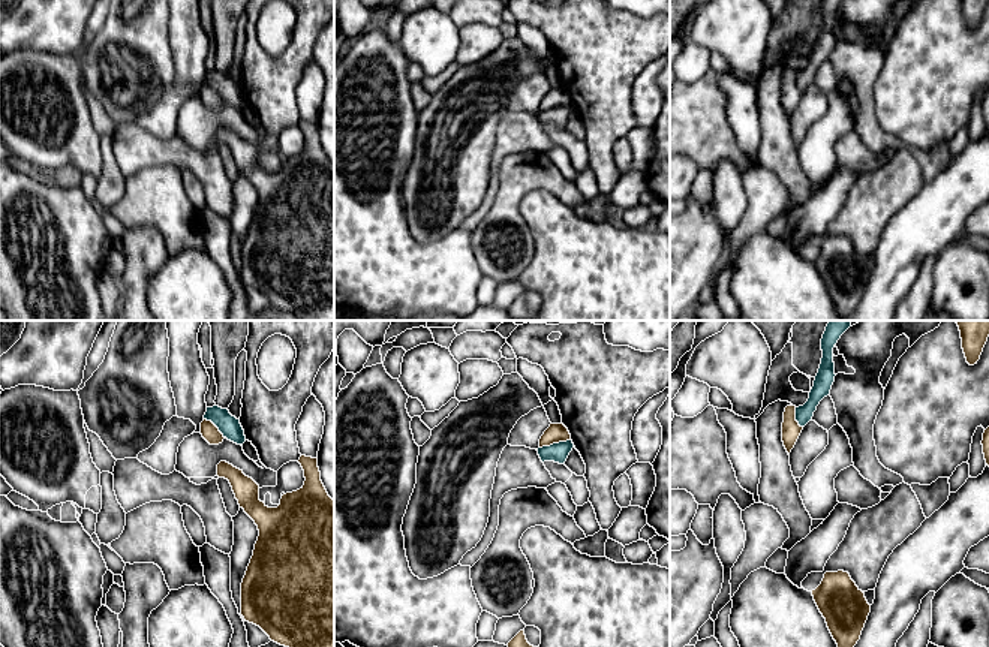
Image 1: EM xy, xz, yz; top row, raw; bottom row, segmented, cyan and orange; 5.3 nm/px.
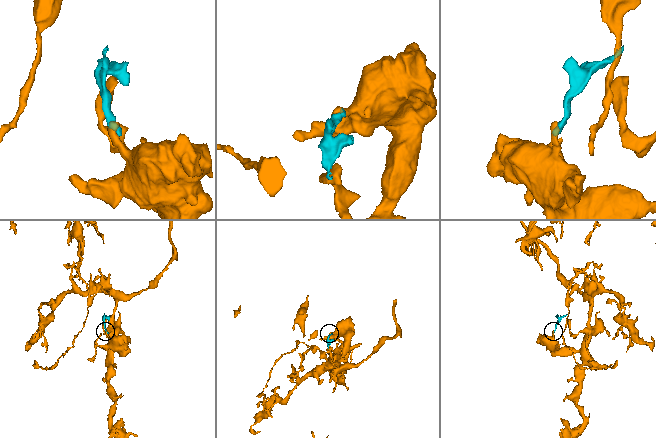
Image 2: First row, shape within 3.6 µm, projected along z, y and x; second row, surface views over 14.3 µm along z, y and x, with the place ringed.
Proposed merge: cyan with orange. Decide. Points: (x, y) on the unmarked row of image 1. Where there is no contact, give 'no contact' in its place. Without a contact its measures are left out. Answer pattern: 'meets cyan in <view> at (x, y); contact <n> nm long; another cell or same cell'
meets cyan in xz at (555, 108); contact 180 nm long; another cell

